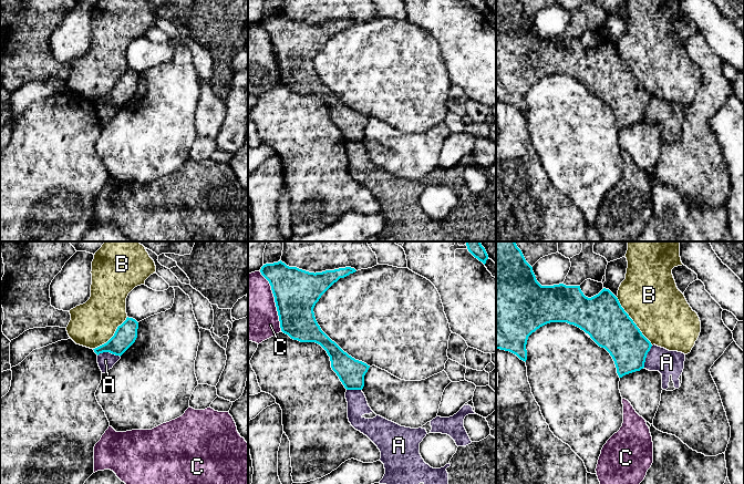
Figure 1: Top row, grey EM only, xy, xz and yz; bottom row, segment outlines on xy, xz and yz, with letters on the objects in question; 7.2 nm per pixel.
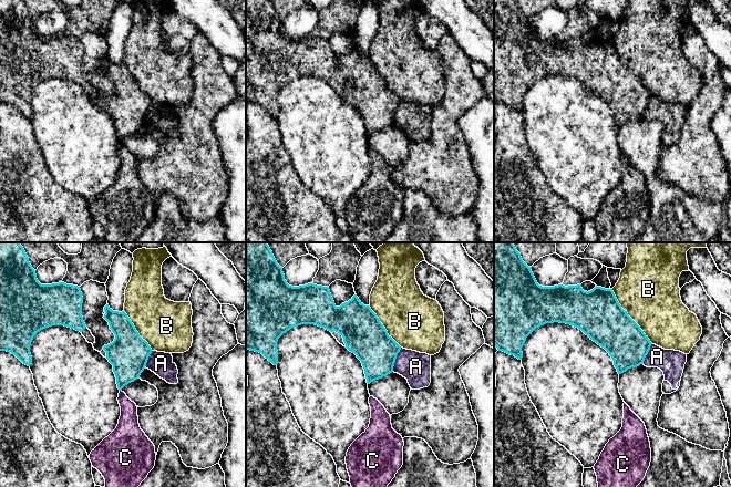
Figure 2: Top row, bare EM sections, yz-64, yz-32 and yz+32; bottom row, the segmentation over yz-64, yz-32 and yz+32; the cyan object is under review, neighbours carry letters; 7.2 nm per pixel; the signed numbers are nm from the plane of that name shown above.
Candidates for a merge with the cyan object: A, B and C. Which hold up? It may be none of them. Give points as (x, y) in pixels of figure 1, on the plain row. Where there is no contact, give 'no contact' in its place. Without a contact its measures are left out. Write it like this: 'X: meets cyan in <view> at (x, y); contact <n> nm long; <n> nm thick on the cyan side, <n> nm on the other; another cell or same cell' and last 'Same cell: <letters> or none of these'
A: meets cyan in xy at (109, 103); contact 170 nm long; 160 nm thick on the cyan side, 120 nm on the other; another cell
B: meets cyan in yz at (632, 73); contact 440 nm long; 320 nm thick on the cyan side, 420 nm on the other; another cell
C: meets cyan in xz at (275, 53); contact 480 nm long; 320 nm thick on the cyan side, 400 nm on the other; another cell
Same cell: none of these

